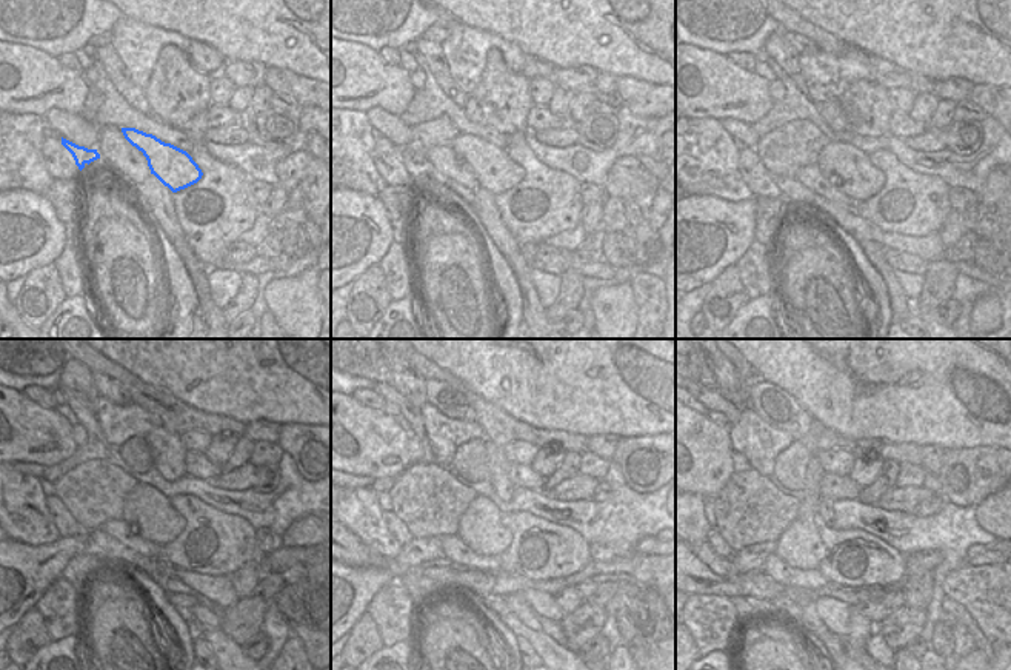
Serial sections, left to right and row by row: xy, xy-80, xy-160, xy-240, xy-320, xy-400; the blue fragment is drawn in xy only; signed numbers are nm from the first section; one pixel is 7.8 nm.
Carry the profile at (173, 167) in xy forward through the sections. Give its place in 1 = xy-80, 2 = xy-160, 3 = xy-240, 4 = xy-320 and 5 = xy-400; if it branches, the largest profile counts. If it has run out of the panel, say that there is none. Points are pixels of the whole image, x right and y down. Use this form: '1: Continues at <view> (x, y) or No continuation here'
1: Continues at xy-80 (496, 159)
2: Continues at xy-160 (845, 167)
3: Continues at xy-240 (148, 512)
4: Continues at xy-320 (480, 527)
5: Continues at xy-400 (828, 532)

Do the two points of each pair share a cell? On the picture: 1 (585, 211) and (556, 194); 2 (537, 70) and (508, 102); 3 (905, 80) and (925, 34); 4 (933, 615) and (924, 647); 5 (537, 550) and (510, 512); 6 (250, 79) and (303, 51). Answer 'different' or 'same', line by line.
1: same
2: same
3: different
4: same
5: same
6: different

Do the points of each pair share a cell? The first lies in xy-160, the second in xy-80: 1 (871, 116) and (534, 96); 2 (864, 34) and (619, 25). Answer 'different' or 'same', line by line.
1: same
2: same

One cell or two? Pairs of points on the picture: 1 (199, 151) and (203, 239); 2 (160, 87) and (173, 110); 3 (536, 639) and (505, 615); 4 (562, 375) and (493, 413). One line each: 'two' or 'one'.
1: one
2: one
3: one
4: two

